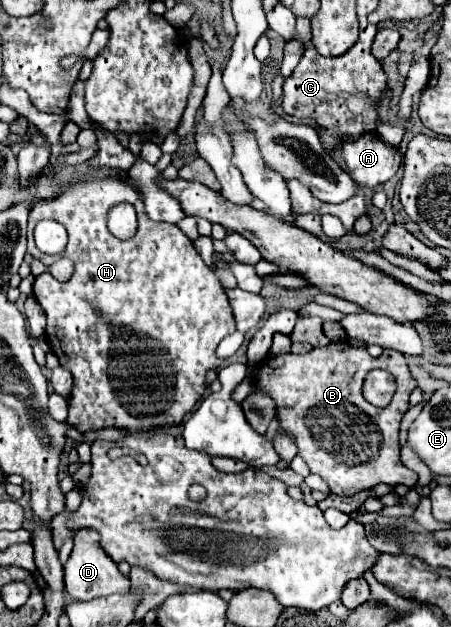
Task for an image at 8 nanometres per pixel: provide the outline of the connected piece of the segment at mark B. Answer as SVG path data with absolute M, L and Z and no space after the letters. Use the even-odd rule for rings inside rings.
M333 341L327 347L315 347L313 351L305 355L285 353L277 357L267 357L257 367L255 375L255 387L263 393L267 393L275 405L277 405L277 421L285 429L287 435L295 439L297 455L309 465L311 473L319 475L335 495L355 495L357 491L369 489L377 483L385 485L407 485L409 489L417 485L417 473L407 469L399 459L399 423L409 409L409 395L415 389L415 379L411 377L405 357L397 351L385 349L383 355L371 357L367 349L355 349L347 341ZM383 369L395 377L397 391L391 399L391 403L383 409L371 405L363 397L363 379L369 371Z

